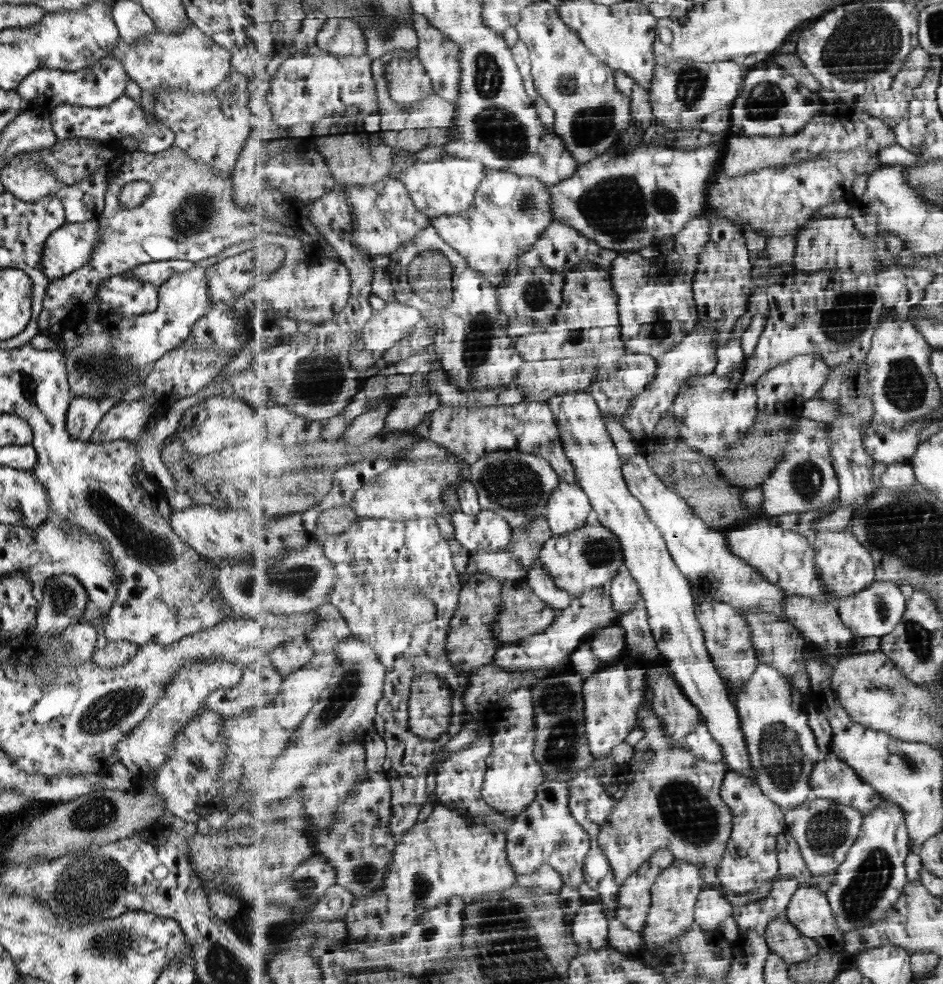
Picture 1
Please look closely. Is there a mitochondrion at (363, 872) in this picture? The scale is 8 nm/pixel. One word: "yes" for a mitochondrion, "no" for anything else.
yes

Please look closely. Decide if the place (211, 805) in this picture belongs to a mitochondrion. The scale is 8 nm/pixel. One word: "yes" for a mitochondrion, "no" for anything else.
no

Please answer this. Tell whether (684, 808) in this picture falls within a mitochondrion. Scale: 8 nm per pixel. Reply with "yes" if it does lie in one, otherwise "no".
yes

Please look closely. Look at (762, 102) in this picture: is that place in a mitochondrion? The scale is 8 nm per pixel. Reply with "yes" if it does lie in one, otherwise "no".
yes

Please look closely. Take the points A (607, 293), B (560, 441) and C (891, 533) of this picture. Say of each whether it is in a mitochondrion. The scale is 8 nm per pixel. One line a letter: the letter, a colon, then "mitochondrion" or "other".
A: other
B: other
C: mitochondrion

